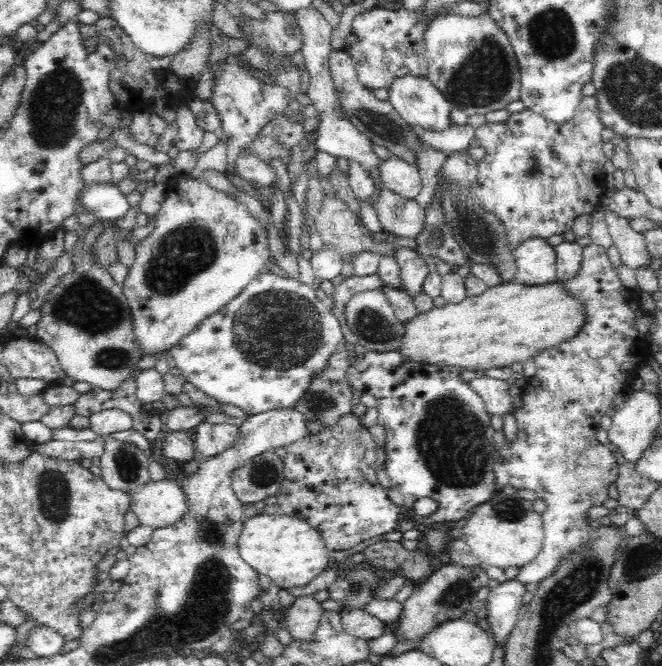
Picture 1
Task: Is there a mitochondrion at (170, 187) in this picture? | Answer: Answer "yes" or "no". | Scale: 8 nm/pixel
no

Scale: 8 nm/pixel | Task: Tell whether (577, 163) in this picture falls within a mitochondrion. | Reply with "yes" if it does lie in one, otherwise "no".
no

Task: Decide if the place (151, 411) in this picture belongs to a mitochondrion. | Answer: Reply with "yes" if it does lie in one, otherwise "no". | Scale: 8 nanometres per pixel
no

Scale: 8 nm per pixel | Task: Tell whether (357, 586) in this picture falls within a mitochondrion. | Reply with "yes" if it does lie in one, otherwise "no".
yes

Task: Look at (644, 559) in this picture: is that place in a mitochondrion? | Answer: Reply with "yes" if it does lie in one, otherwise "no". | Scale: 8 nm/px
yes

